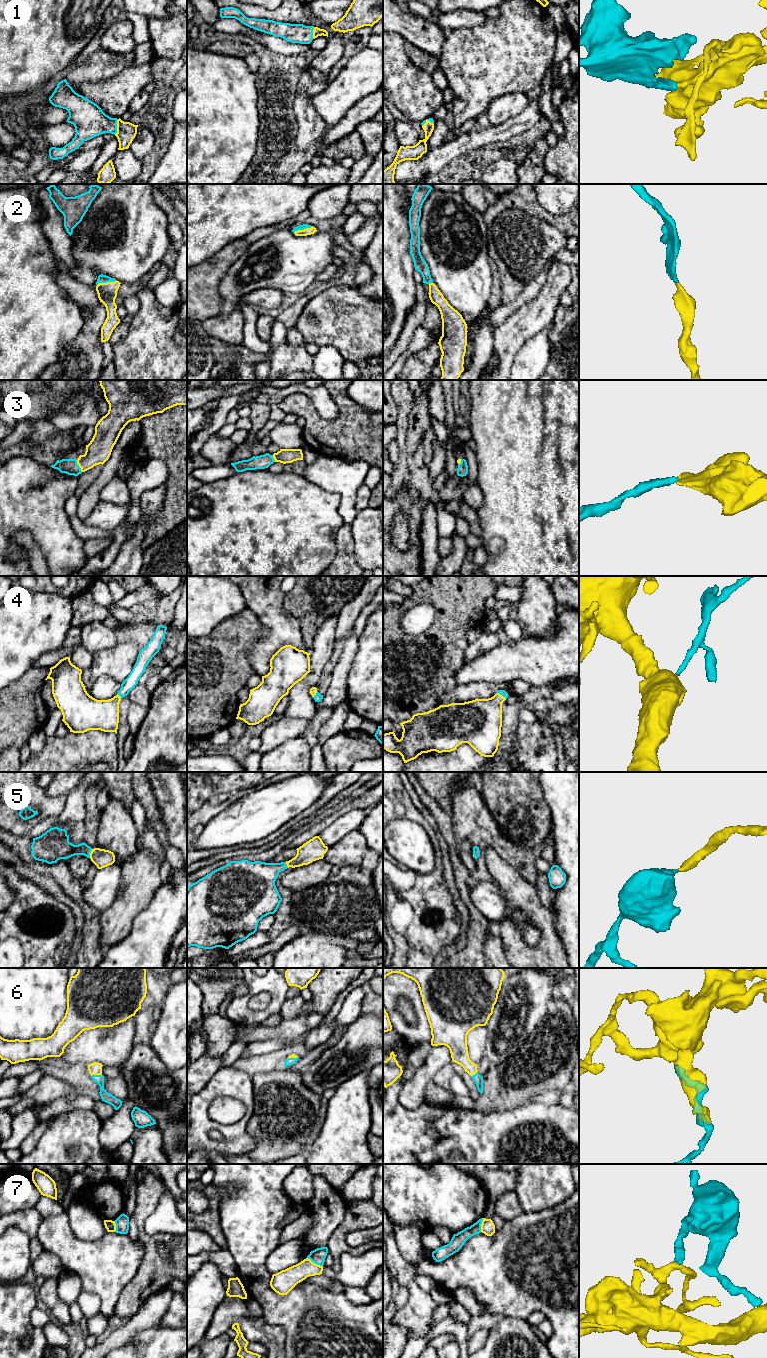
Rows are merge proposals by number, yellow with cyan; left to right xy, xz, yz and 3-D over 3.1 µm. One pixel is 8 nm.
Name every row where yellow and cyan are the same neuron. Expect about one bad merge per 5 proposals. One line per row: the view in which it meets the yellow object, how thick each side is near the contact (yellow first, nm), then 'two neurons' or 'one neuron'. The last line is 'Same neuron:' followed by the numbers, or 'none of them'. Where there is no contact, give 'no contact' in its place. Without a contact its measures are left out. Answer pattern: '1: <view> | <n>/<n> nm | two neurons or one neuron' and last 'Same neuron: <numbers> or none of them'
1: xy | 160/260 nm | one neuron
2: xy | 160/70 nm | one neuron
3: xy | 200/130 nm | one neuron
4: xy | 240/100 nm | one neuron
5: xy | 150/180 nm | one neuron
6: xy | 100/80 nm | one neuron
7: xz | 160/120 nm | two neurons
Same neuron: 1, 2, 3, 4, 5, 6

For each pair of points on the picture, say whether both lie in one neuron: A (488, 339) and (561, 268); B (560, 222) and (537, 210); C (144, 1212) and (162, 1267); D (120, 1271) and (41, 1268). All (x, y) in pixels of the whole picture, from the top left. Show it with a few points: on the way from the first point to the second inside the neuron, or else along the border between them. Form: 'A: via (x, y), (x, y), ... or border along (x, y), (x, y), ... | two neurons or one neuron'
A: border along (495, 328), (493, 352), (491, 355) | two neurons
B: via (554, 220), (543, 214) | one neuron
C: via (141, 1226), (142, 1235), (150, 1243), (151, 1253) | one neuron
D: border along (48, 1251), (60, 1261), (64, 1269) | two neurons

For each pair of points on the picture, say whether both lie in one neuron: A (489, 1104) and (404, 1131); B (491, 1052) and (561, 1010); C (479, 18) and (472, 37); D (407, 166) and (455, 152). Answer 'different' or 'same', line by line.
A: different
B: different
C: different
D: same

